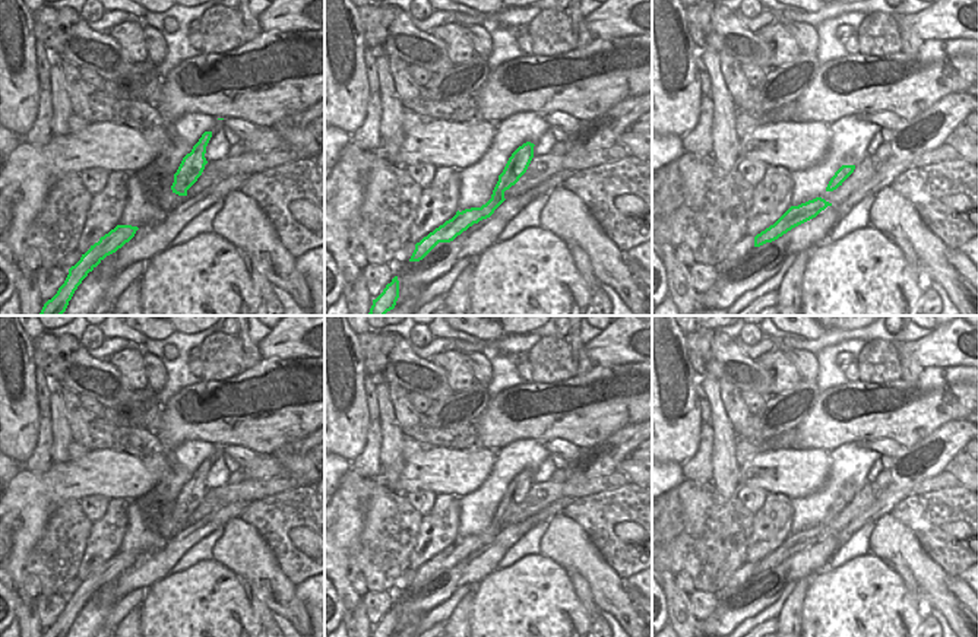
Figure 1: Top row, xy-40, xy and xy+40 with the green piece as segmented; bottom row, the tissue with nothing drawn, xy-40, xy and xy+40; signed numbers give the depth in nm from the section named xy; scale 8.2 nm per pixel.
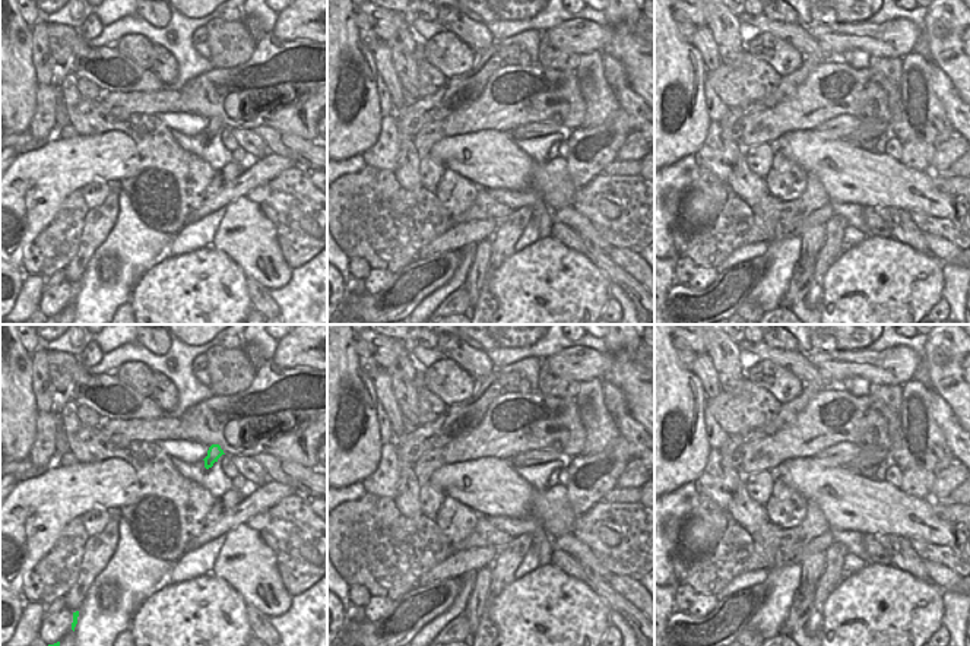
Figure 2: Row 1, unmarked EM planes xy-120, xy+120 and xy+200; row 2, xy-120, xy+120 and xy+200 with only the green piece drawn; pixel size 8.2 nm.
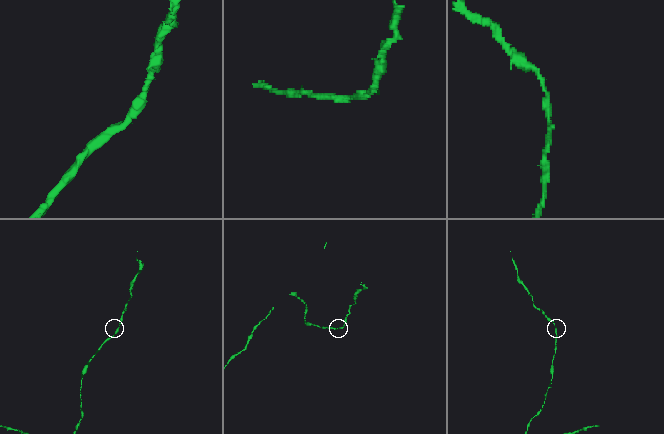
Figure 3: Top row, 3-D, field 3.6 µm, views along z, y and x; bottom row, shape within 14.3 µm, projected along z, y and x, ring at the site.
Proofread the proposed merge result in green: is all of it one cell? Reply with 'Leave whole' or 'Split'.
Leave whole

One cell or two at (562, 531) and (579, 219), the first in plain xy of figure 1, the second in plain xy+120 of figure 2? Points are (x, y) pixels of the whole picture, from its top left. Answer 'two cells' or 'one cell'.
one cell

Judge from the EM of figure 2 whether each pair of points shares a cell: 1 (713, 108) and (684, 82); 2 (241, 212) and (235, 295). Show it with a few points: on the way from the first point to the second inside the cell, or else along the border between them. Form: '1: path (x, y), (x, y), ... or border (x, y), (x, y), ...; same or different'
1: border (704, 79), (704, 108), (712, 120); different
2: border (212, 244), (225, 253), (247, 276); different

